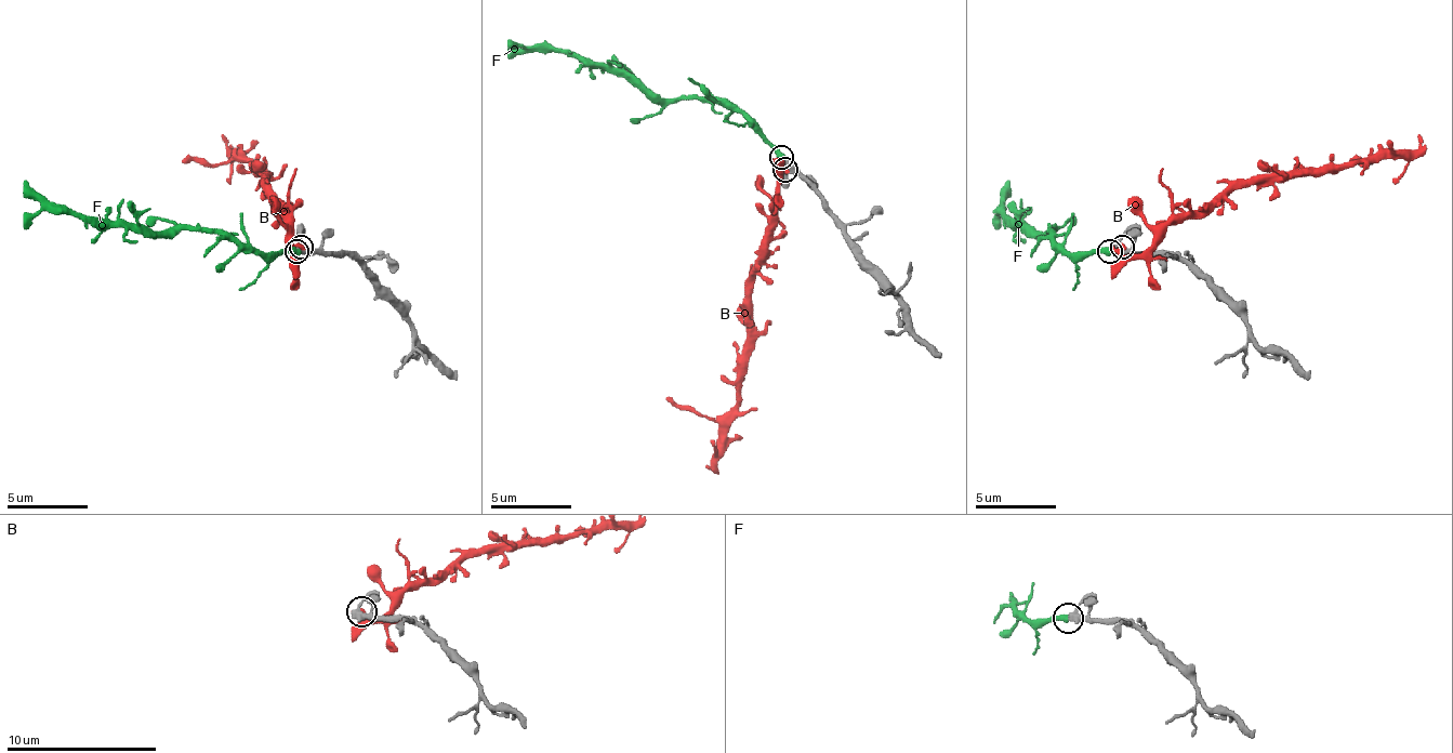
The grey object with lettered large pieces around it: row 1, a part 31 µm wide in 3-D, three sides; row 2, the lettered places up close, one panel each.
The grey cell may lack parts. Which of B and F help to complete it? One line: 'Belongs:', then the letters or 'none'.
Belongs: F

